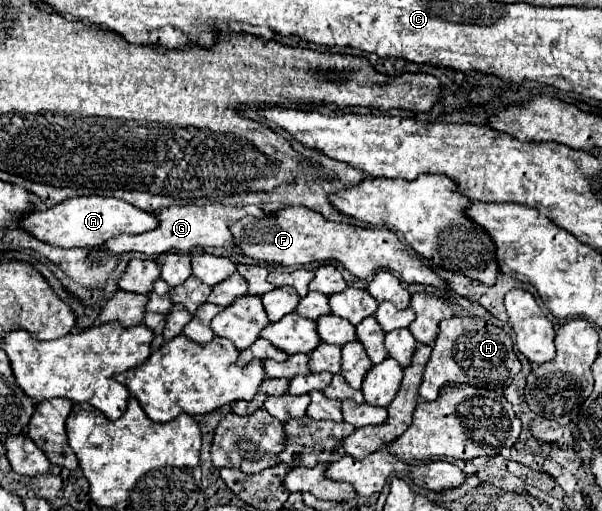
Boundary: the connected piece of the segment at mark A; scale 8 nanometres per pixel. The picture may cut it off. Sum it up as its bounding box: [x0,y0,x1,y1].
[19,197,159,247]

